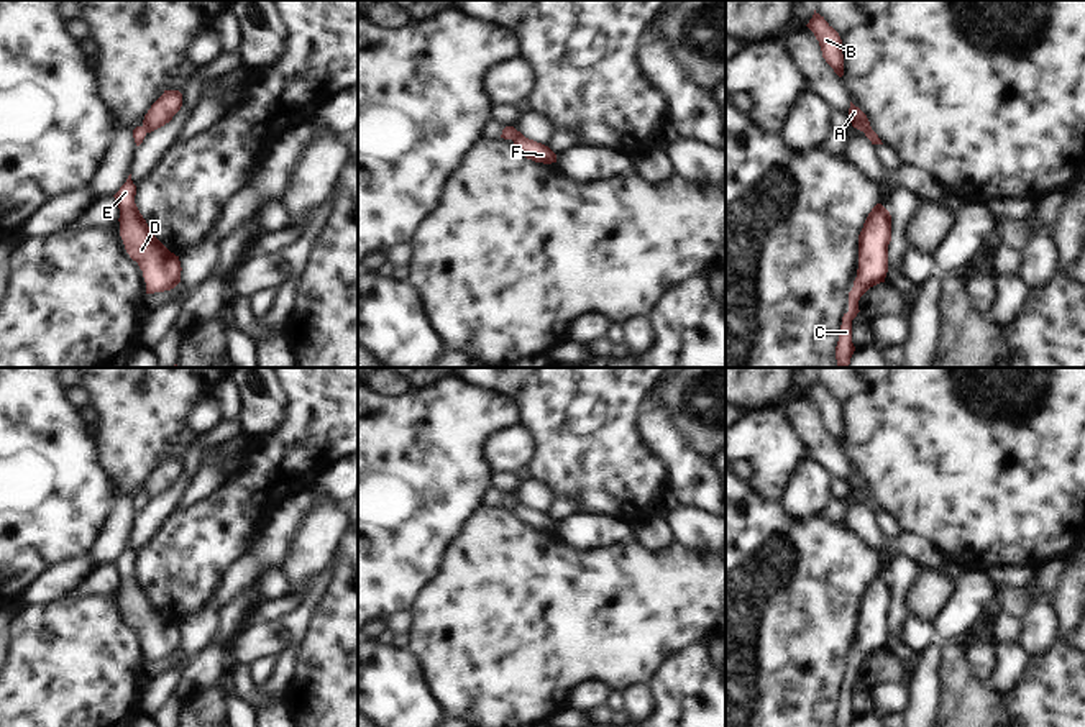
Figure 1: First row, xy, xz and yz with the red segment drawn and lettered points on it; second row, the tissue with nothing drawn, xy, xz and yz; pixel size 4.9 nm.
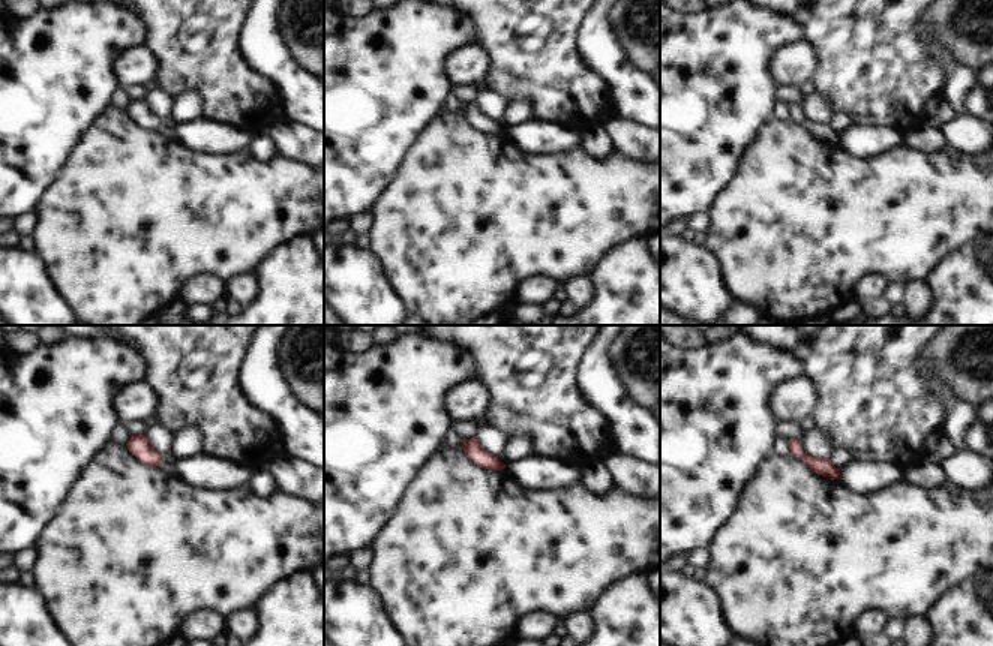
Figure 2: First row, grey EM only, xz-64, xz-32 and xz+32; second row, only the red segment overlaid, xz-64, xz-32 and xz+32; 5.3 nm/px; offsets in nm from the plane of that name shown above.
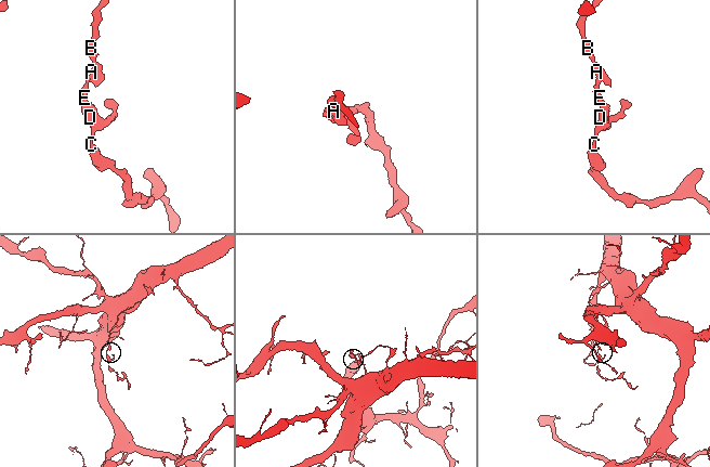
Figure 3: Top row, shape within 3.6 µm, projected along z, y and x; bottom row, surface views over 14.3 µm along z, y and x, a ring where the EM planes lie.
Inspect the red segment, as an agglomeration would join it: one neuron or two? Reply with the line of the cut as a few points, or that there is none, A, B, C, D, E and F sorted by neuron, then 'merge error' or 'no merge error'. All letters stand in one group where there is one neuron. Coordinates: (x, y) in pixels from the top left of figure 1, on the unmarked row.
xy (143, 491), (146, 499) | A B F / C D E | merge error

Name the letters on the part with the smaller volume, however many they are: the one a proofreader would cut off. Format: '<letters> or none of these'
C, D, E

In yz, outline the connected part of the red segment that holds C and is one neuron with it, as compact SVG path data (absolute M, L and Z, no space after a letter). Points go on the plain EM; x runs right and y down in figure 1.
M877 571L868 581L858 602L858 637L854 655L849 660L849 679L842 684L835 727L850 727L855 714L852 711L852 688L857 684L860 665L873 653L885 650L888 640L888 612L891 609L891 583Z

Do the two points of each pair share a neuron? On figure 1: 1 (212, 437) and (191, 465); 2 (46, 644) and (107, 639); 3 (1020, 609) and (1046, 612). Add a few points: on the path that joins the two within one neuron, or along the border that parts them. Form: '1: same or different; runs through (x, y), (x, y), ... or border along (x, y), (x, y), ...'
1: same; runs through (206, 442), (192, 458)
2: same; runs through (61, 644), (92, 644)
3: different; border along (1028, 589), (1036, 598), (1036, 603), (1023, 621)

